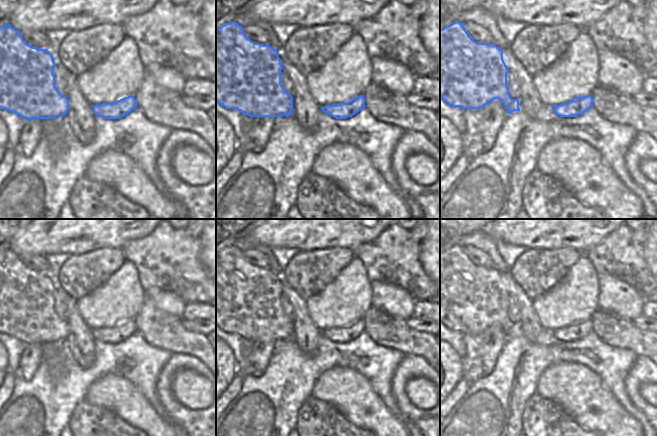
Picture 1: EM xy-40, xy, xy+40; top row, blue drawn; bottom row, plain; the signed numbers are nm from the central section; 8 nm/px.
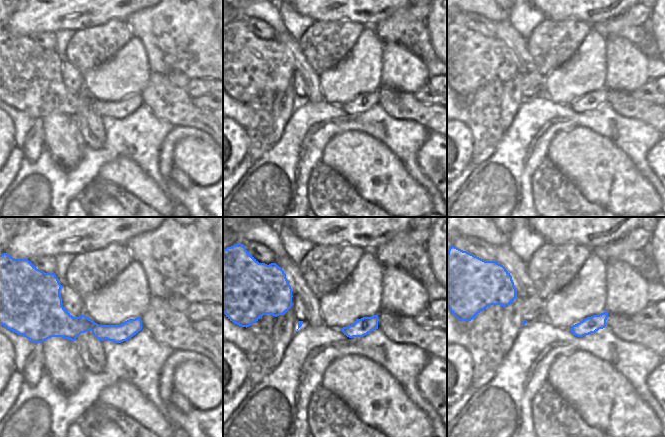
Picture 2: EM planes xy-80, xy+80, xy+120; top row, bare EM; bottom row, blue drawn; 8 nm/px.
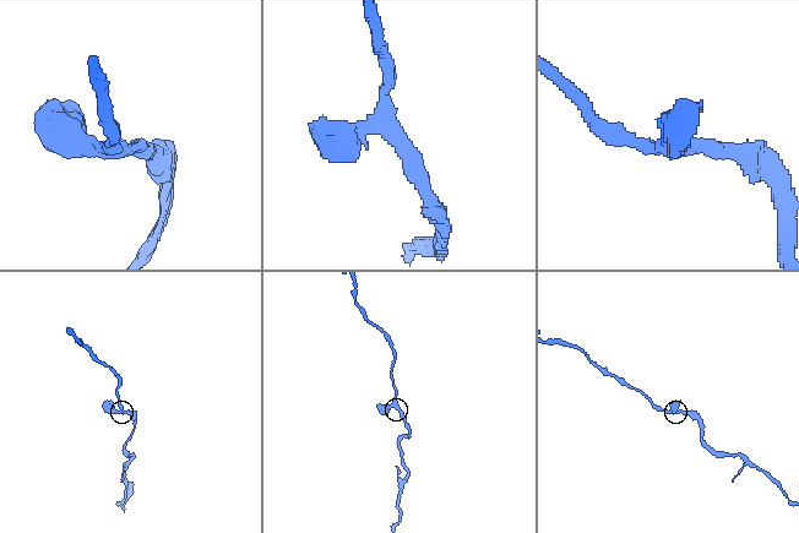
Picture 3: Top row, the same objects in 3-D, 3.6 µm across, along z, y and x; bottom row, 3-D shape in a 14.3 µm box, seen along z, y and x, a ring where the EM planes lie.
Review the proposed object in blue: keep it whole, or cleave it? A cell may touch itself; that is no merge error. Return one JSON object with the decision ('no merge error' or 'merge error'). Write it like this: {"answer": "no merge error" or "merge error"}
{"answer": "no merge error"}

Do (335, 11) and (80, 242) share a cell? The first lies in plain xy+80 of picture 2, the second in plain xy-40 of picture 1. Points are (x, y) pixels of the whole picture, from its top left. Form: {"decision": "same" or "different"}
{"decision": "same"}

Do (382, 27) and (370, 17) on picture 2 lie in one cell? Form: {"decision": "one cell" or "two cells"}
{"decision": "two cells"}

